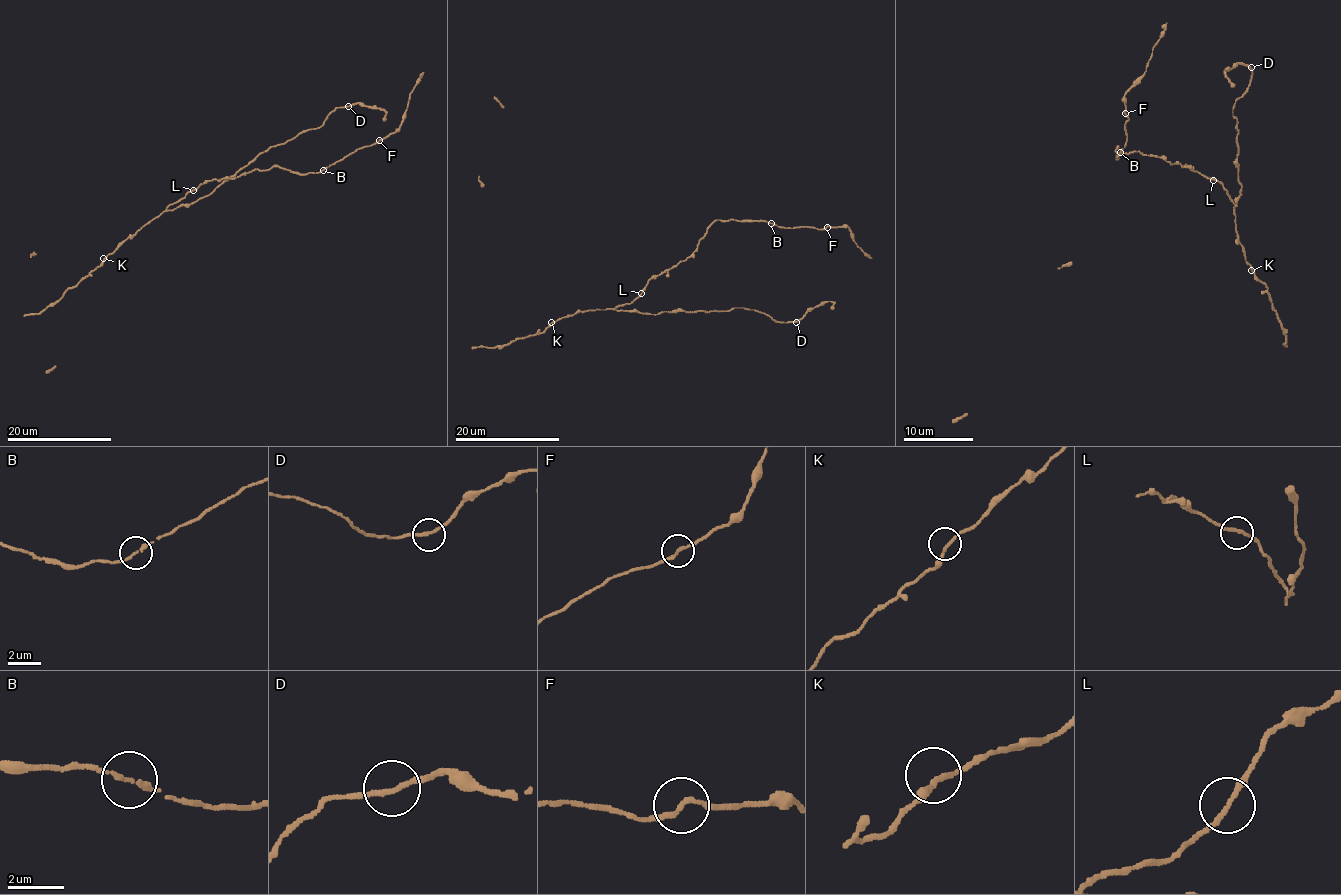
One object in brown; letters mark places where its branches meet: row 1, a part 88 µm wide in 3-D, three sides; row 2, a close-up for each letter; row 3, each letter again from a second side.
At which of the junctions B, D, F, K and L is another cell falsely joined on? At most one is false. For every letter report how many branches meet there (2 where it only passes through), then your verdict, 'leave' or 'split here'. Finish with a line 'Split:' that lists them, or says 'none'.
B: 2 | leave
D: 2 | leave
F: 2 | split here
K: 2 | leave
L: 2 | leave
Split: F

